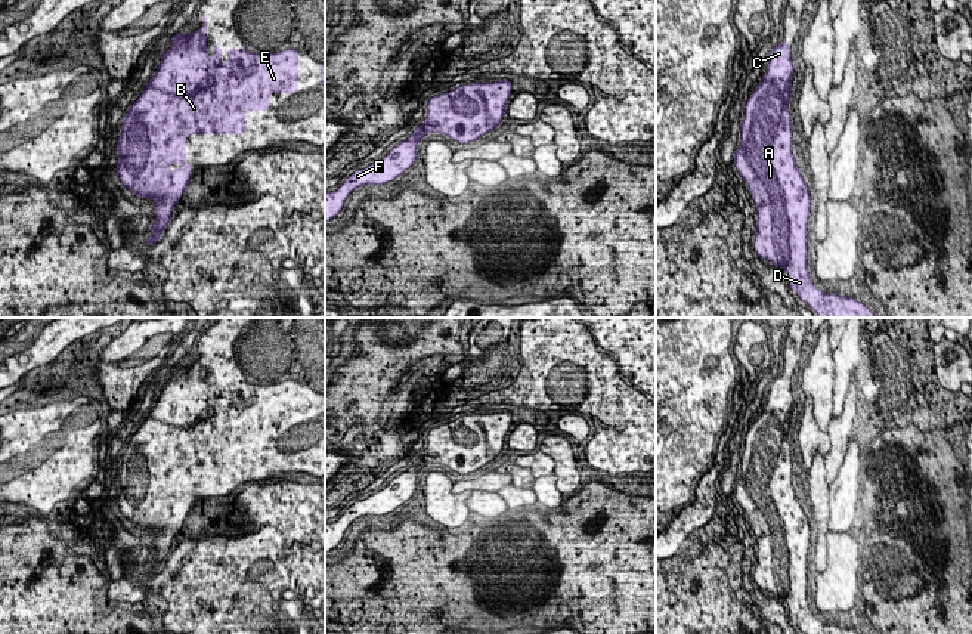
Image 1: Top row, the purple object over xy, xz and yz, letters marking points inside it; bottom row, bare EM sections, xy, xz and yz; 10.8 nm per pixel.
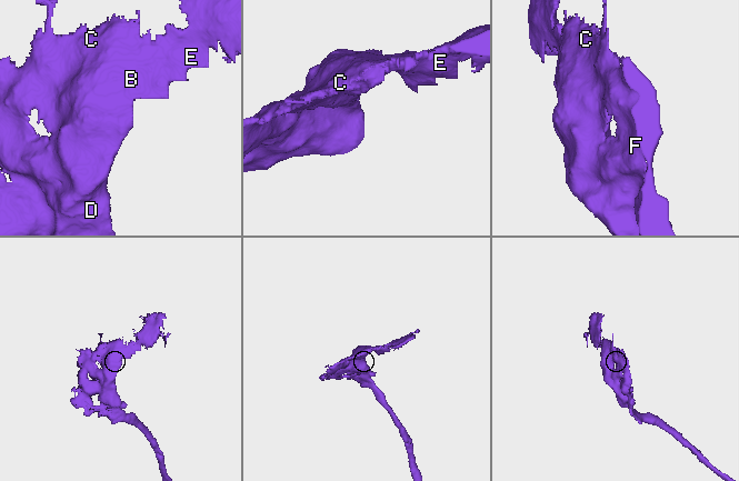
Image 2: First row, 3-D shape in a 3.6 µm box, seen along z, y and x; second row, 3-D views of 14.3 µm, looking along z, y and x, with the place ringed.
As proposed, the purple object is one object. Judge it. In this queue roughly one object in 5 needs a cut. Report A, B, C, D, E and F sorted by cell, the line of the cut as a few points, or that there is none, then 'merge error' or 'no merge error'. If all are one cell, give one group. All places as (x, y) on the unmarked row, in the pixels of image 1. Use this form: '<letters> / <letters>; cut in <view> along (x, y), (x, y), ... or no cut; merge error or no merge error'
A B C D E F; no cut; no merge error

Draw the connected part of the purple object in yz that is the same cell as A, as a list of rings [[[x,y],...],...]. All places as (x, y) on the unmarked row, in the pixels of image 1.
[[[781,374],[770,383],[767,403],[745,437],[745,451],[740,457],[742,476],[736,482],[734,495],[755,532],[758,551],[753,579],[759,590],[767,590],[776,599],[789,604],[790,621],[805,634],[861,634],[854,628],[841,628],[820,622],[811,612],[807,599],[807,554],[811,542],[811,526],[796,498],[792,485],[792,451],[787,434],[792,430],[792,383],[789,374]]]

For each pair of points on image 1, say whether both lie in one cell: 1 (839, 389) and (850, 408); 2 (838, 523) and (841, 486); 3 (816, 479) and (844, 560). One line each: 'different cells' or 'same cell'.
1: different cells
2: same cell
3: different cells

